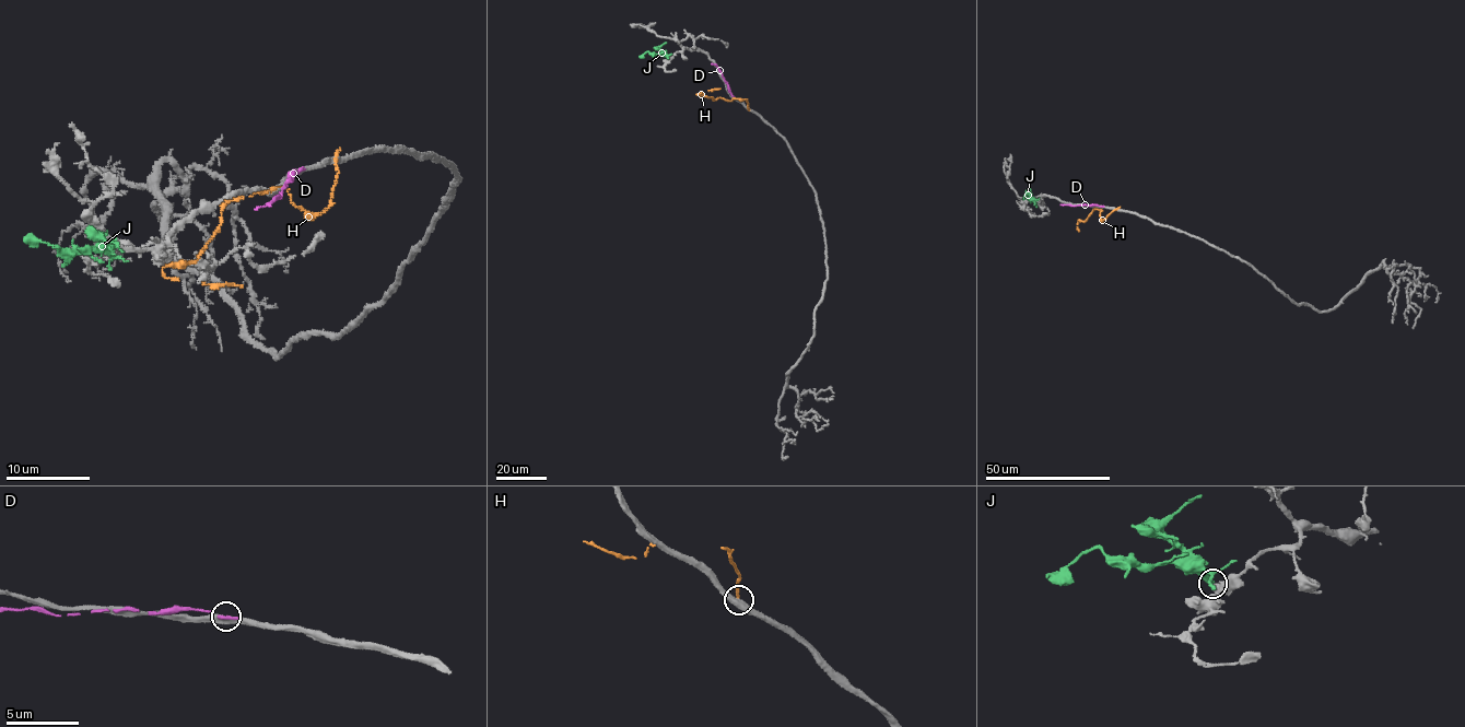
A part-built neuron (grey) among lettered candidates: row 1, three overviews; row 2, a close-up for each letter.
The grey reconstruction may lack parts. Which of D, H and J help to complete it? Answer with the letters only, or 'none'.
none

